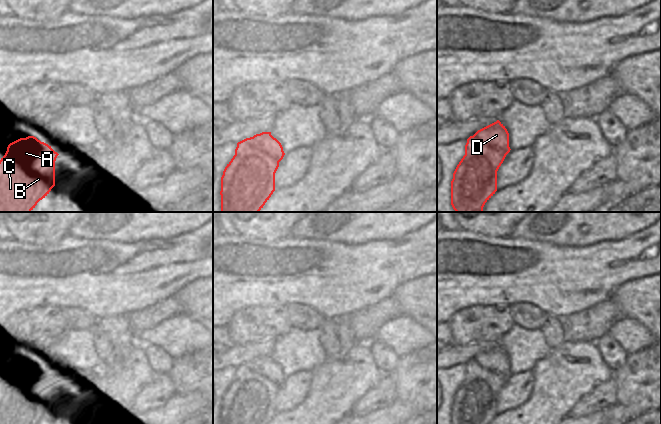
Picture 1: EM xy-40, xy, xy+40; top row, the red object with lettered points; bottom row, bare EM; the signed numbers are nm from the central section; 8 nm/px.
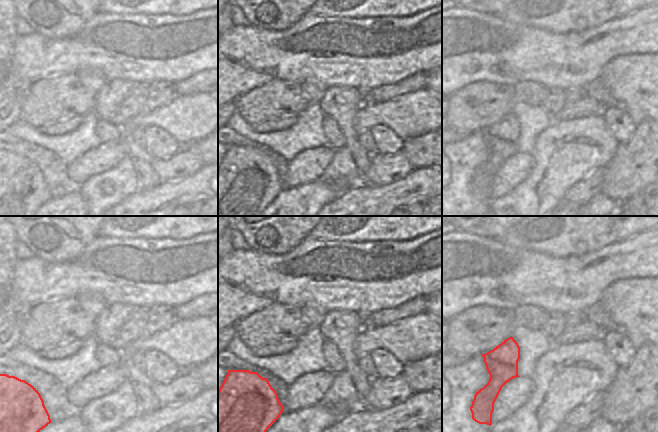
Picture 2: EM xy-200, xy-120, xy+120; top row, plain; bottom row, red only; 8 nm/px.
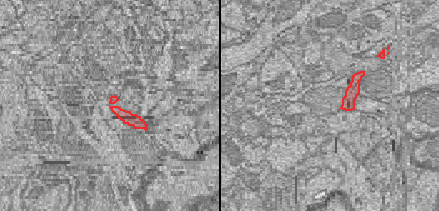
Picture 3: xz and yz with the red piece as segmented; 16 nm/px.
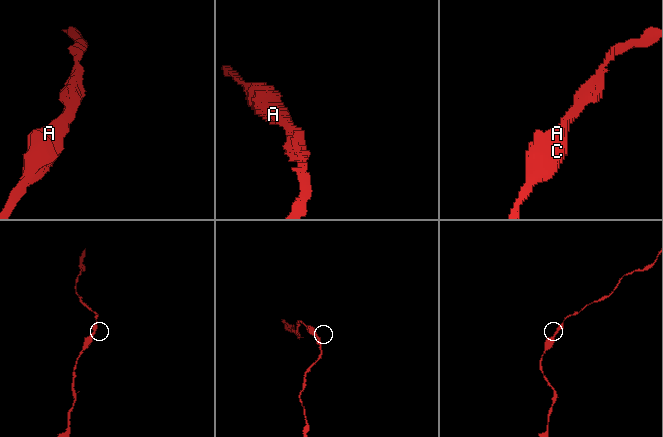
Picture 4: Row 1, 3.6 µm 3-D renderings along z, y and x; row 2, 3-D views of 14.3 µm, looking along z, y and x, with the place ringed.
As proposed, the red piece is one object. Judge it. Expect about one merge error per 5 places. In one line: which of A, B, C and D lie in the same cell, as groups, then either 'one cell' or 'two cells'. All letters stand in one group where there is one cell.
A B C D | one cell

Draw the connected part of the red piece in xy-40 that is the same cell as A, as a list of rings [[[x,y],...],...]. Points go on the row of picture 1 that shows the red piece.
[[[34,136],[10,143],[0,160],[0,212],[31,212],[55,186],[58,155]]]

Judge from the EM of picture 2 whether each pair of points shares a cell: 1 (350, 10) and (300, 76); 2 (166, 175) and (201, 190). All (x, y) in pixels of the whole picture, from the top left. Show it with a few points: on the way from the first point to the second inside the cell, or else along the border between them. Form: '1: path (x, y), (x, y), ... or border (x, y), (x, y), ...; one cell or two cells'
1: border (321, 15), (368, 17); two cells
2: border (198, 170), (186, 177), (162, 182); two cells

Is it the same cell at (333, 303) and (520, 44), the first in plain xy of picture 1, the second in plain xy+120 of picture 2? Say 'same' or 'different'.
same

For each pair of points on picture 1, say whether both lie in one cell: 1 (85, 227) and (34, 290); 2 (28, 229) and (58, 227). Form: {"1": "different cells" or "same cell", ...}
{"1": "different cells", "2": "same cell"}

